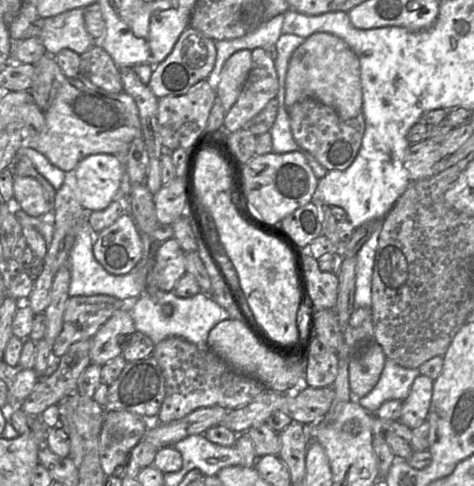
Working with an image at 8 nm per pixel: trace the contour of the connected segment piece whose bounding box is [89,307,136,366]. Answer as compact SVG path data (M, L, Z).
M127 307L116 311L91 339L89 351L91 363L103 366L121 355L120 337L129 337L136 332L133 319Z

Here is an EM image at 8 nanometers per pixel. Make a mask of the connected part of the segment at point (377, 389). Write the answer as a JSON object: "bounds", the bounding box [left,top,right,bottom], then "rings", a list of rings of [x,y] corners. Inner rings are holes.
{"bounds":[355,358,419,413],"rings":[[[386,358],[375,387],[366,396],[355,400],[368,412],[376,413],[387,400],[404,401],[410,393],[413,381],[419,375],[418,368],[405,368]]]}

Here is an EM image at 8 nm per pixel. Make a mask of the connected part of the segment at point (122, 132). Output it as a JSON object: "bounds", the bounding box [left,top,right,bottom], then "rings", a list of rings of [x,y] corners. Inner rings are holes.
{"bounds":[23,73,142,173],"rings":[[[80,73],[65,79],[44,117],[46,125],[41,134],[25,137],[23,133],[23,147],[40,152],[65,173],[89,155],[126,153],[133,140],[142,137],[134,99],[125,92],[107,92]]]}

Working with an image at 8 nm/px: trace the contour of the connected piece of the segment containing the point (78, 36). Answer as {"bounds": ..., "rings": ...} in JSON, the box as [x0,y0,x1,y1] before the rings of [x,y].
{"bounds":[39,8,96,56],"rings":[[[81,8],[46,18],[39,38],[47,54],[51,56],[55,56],[63,49],[81,55],[96,45],[96,40],[86,30]]]}

